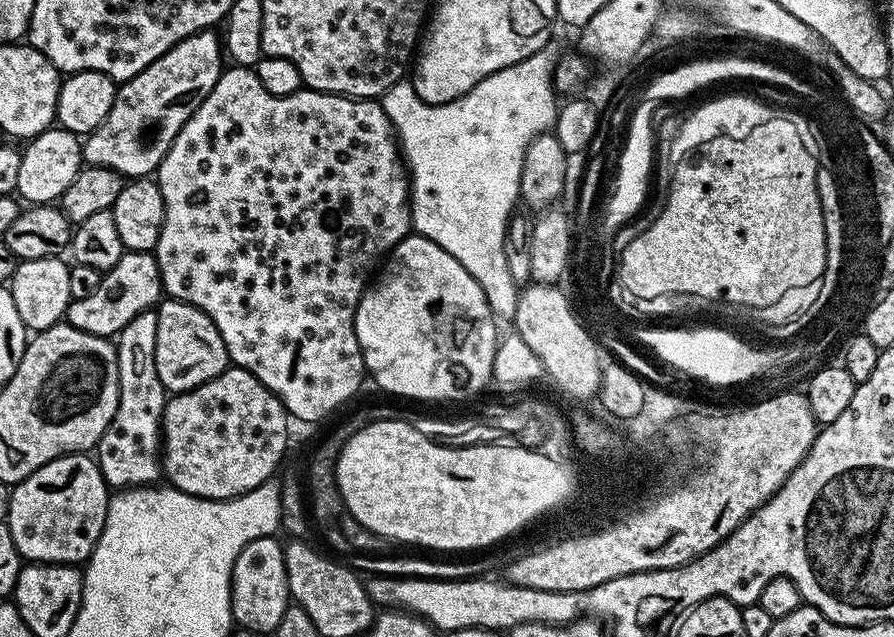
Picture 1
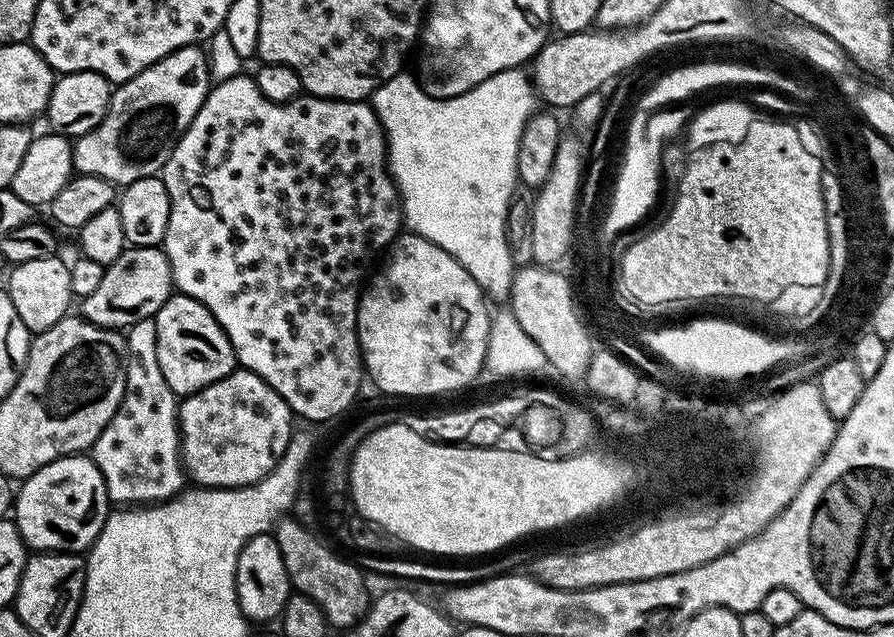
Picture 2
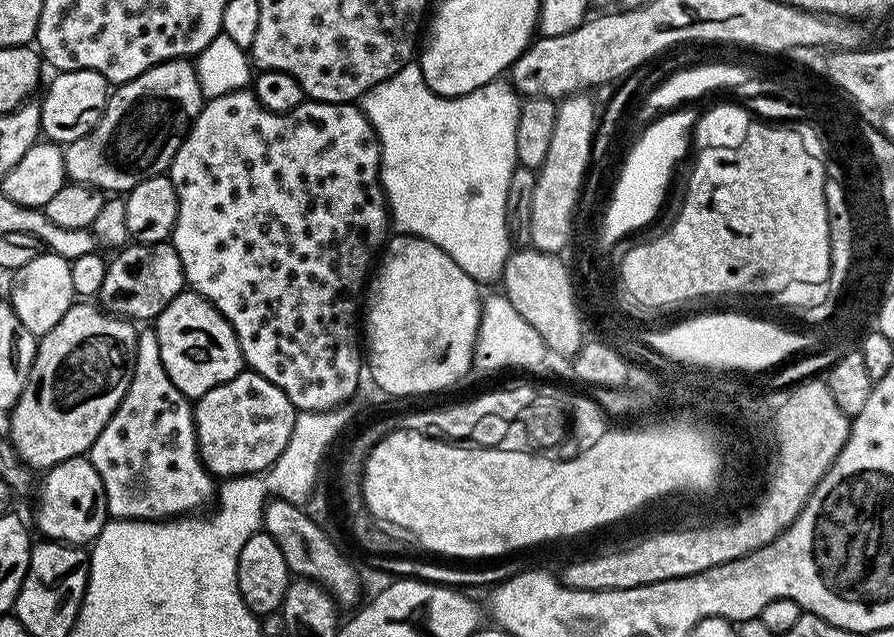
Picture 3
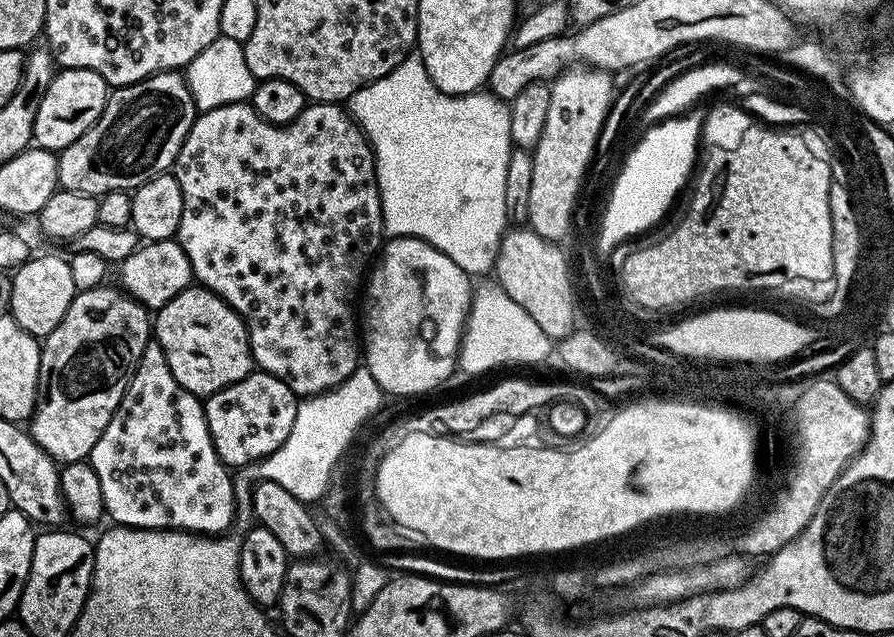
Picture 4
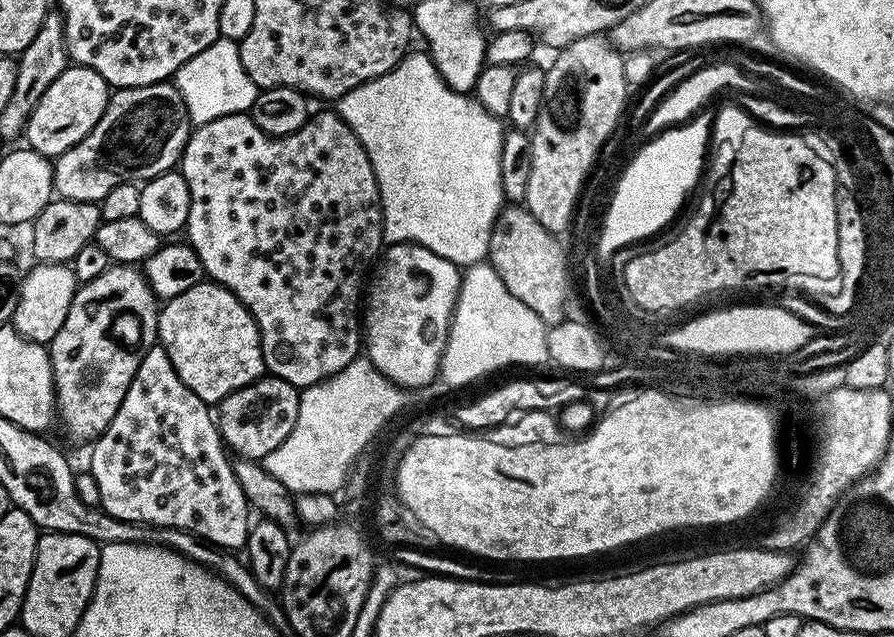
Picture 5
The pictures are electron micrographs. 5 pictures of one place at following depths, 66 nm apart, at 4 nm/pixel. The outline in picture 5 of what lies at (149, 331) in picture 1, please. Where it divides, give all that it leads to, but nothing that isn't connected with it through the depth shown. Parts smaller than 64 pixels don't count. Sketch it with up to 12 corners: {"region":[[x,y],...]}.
{"region":[[146,350],[91,448],[114,518],[247,545],[213,409]]}

